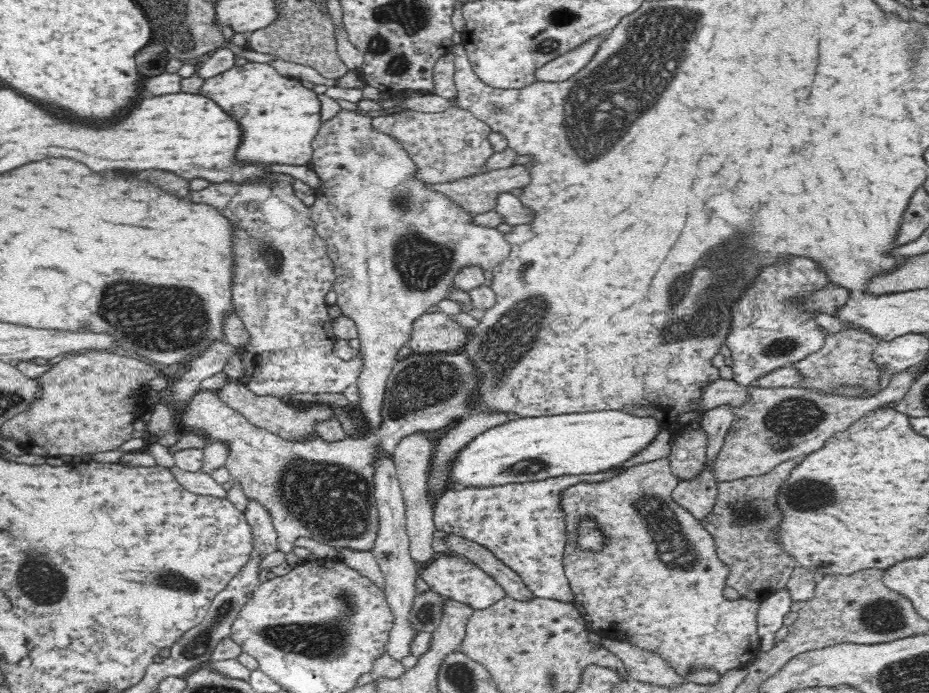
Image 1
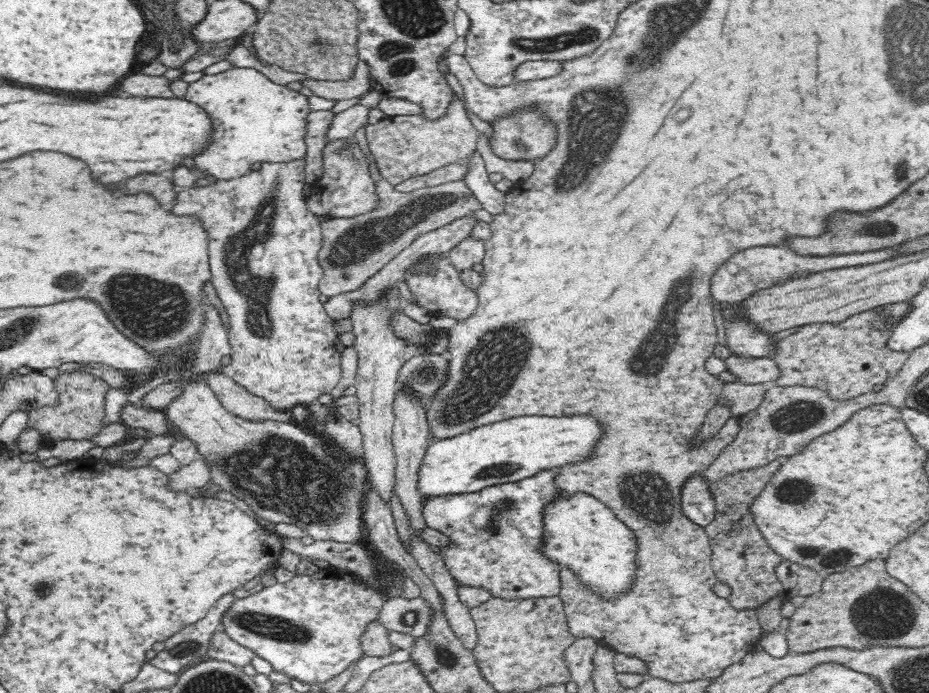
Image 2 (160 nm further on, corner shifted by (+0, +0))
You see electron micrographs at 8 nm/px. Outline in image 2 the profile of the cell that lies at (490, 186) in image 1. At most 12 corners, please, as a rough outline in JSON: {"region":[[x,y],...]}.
{"region":[[354,140],[380,202],[321,220],[318,288],[359,289],[419,236],[482,208],[462,179],[409,193]]}

